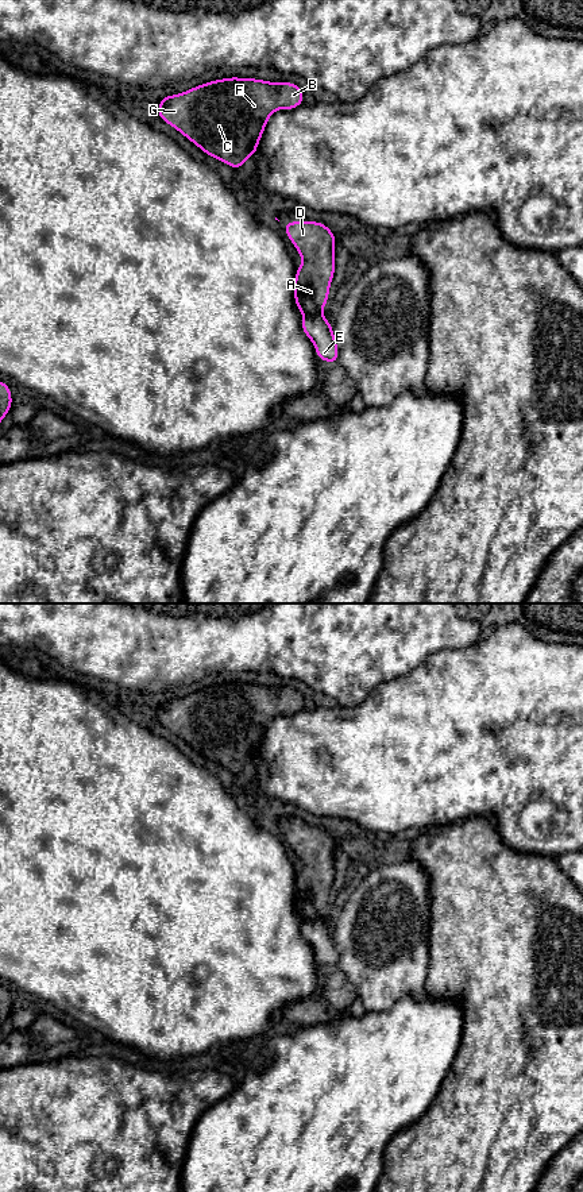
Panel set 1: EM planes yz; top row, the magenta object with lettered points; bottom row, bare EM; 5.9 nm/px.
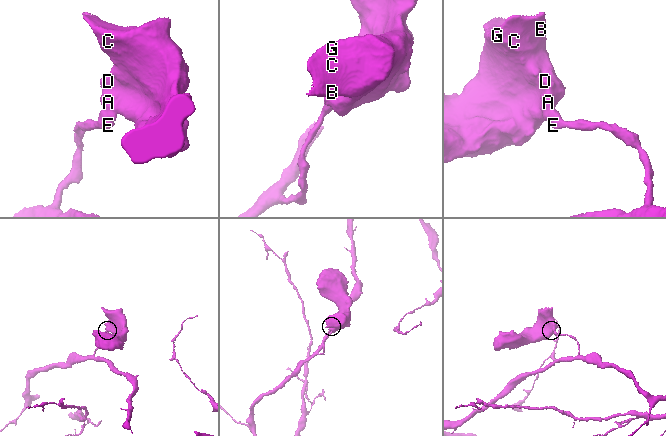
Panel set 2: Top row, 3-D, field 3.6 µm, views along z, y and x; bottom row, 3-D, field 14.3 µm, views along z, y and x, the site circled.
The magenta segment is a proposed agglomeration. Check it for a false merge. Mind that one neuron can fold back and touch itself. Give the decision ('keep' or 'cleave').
cleave

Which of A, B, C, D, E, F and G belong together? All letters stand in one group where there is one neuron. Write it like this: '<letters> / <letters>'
A B C D F G / E

